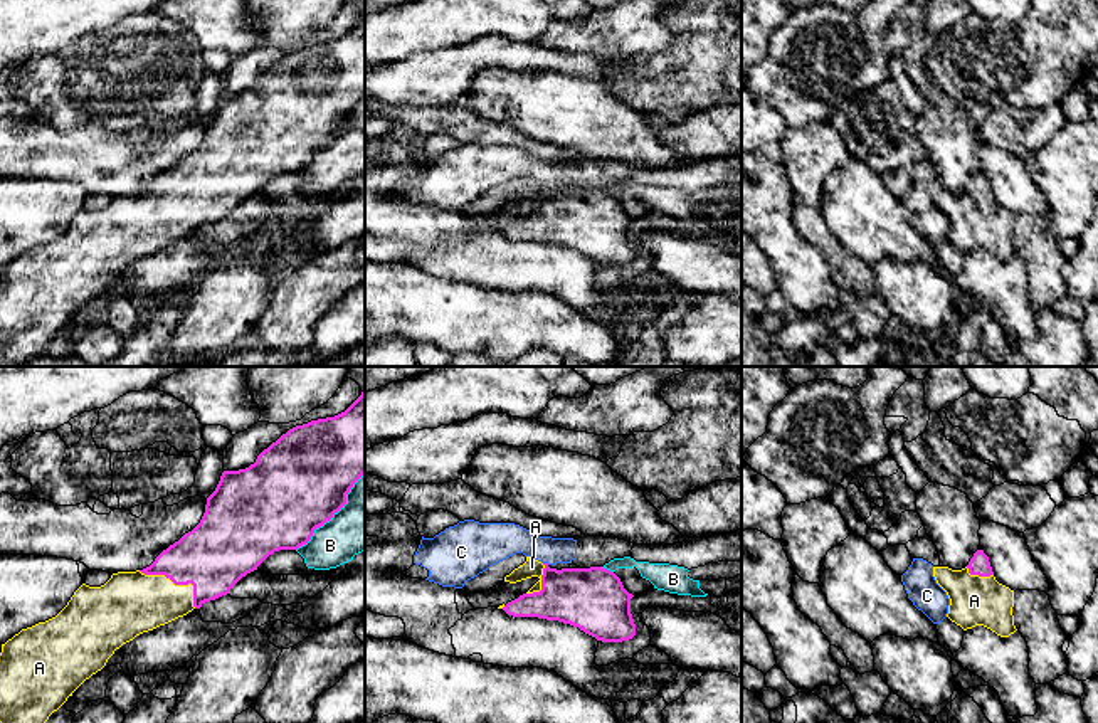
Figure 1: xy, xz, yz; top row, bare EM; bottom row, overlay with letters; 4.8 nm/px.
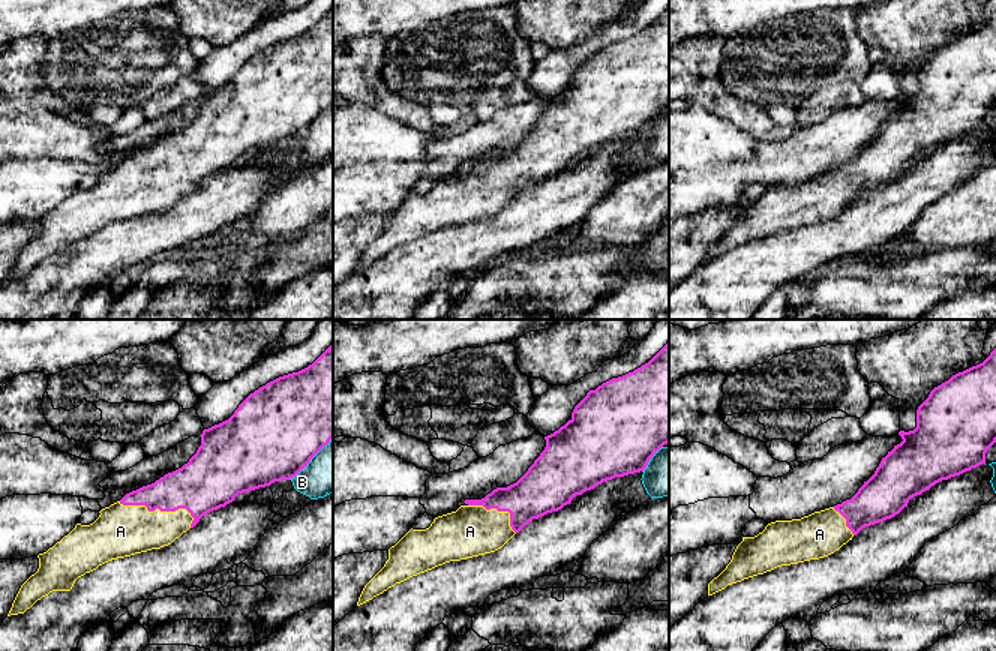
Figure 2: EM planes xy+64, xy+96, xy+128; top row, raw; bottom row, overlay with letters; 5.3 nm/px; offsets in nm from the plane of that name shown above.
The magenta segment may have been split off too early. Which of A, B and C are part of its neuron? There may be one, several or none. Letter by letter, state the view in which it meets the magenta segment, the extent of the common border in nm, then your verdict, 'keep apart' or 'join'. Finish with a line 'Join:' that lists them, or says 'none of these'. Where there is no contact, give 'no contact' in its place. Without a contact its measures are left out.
A: meets magenta in xy; contact 340 nm long; join
B: meets magenta in xy; contact 500 nm long; keep apart
C: meets magenta in xz; contact 30 nm long; keep apart
Join: A

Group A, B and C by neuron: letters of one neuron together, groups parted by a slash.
A / B / C

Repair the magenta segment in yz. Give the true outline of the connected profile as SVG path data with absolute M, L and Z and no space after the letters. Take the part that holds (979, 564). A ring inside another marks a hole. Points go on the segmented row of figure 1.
M977 550L962 570L933 567L933 577L950 599L947 617L963 631L984 625L1000 637L1017 631L1014 590L995 580L984 550Z

